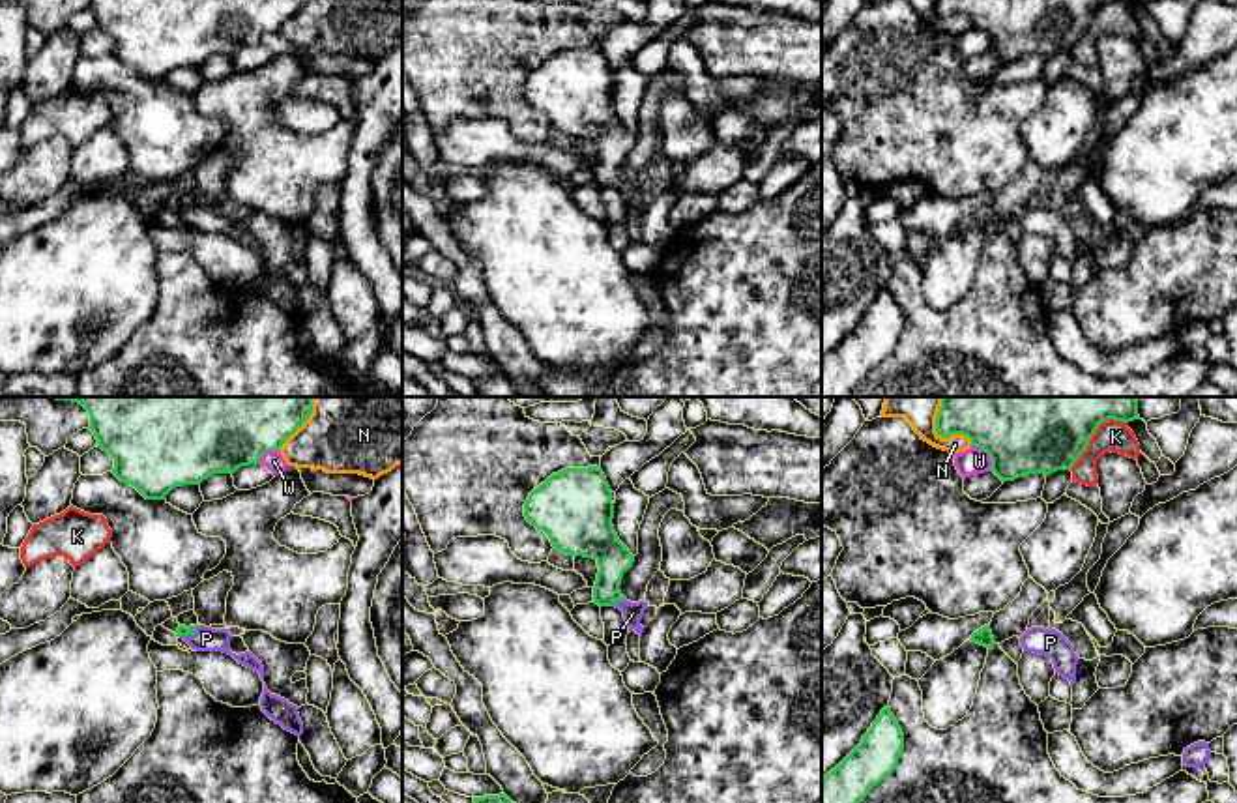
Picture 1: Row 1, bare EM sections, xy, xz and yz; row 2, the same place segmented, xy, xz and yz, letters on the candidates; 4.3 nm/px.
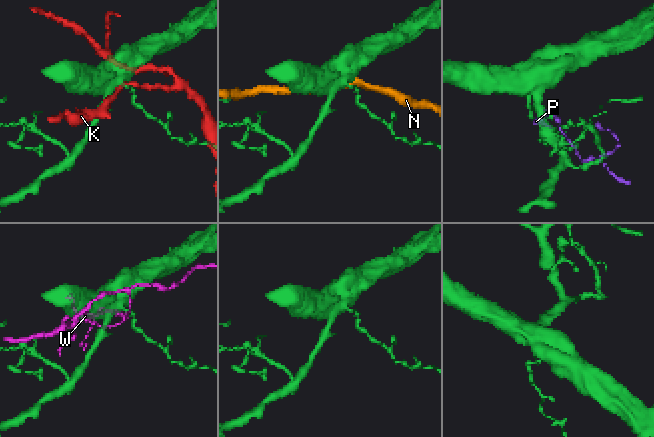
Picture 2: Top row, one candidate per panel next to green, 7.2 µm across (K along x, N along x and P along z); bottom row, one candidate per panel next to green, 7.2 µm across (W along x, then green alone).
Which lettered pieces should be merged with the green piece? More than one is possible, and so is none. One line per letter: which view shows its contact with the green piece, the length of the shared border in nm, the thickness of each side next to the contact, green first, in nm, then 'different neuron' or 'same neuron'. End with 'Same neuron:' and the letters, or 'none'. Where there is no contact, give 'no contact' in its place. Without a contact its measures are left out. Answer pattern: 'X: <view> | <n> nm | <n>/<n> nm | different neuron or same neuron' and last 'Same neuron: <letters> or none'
K: yz | 320 nm | 500/140 nm | different neuron
N: yz | 240 nm | 360/200 nm | different neuron
P: xz | 60 nm | 150/90 nm | same neuron
W: yz | 150 nm | 500/120 nm | different neuron
Same neuron: P

